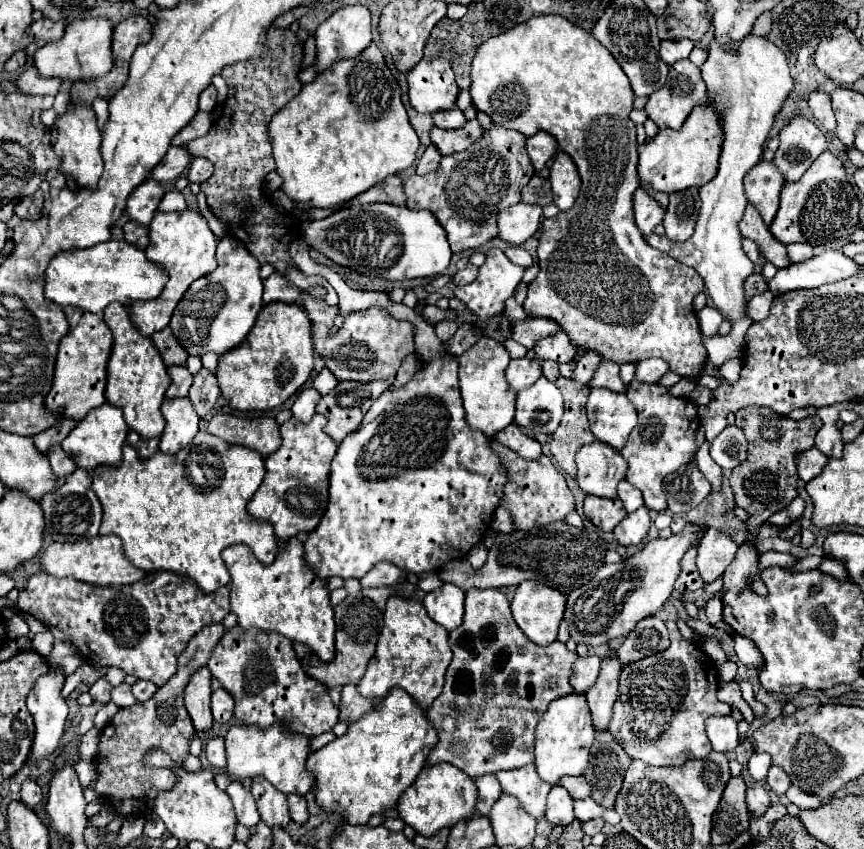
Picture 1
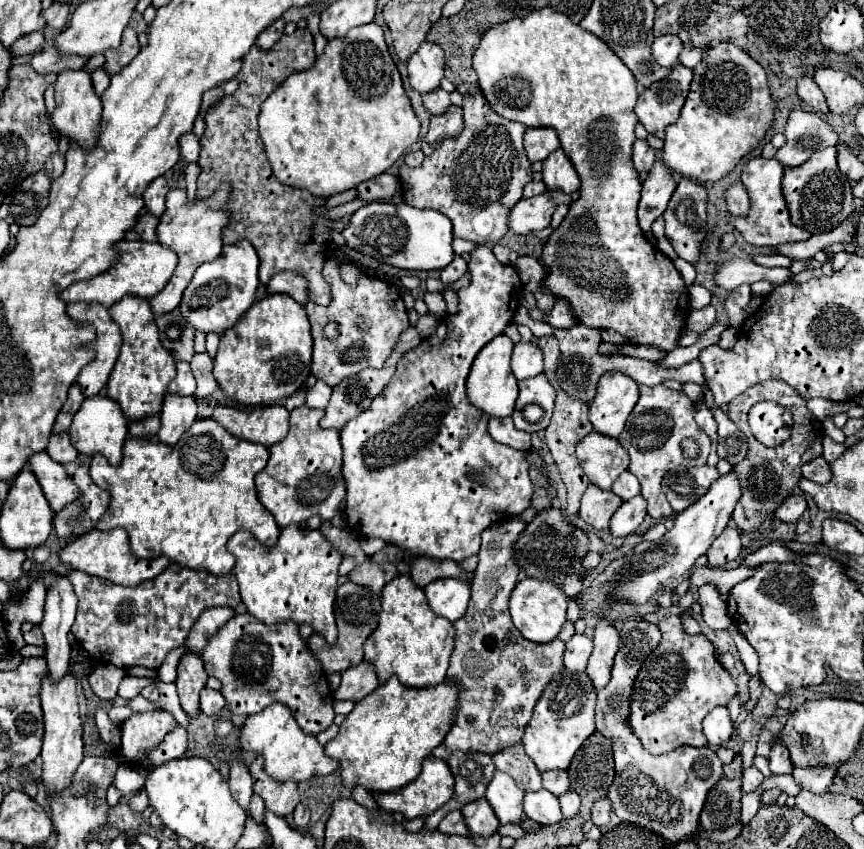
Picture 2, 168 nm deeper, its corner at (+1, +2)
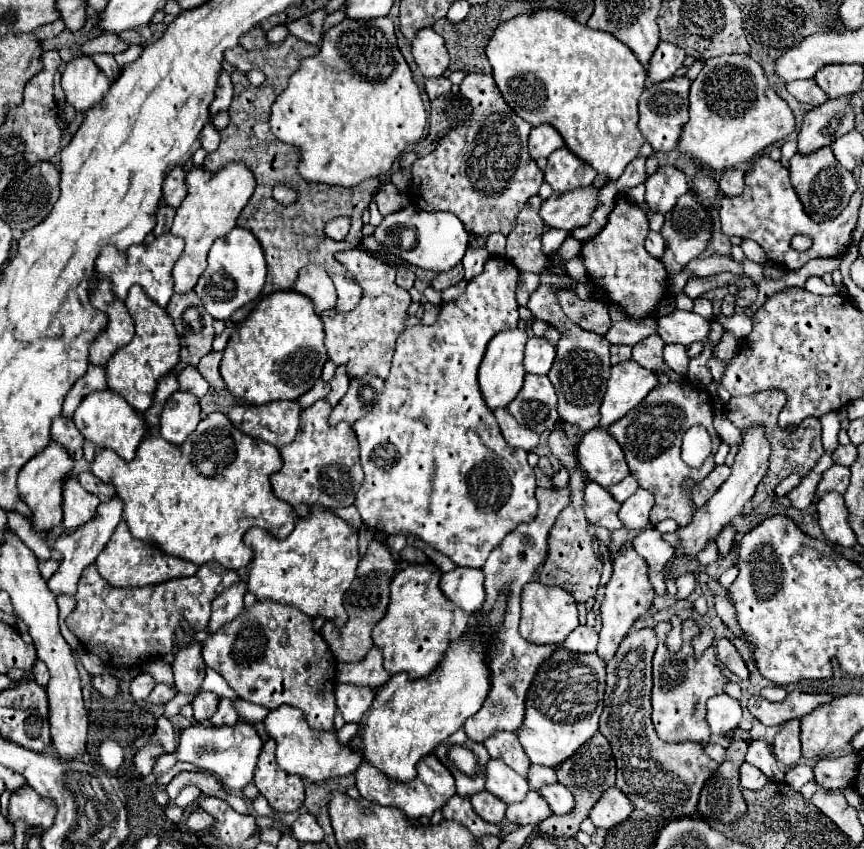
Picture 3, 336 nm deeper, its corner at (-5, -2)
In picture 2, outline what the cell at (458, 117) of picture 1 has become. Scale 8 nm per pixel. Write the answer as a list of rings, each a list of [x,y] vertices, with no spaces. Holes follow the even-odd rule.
[[[437,89],[429,95],[423,97],[423,105],[427,107],[427,111],[431,111],[433,115],[443,115],[449,111],[451,107],[451,101],[449,101],[449,93],[443,91],[443,89]]]

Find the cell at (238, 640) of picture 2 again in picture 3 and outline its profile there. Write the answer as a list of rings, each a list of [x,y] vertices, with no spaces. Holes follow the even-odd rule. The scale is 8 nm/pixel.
[[[271,599],[257,601],[253,607],[243,609],[239,617],[225,623],[205,639],[203,659],[207,667],[215,669],[241,699],[269,709],[277,709],[281,705],[293,705],[303,709],[311,727],[321,731],[333,729],[333,715],[337,711],[335,695],[333,695],[335,657],[329,651],[329,645],[321,637],[321,633],[313,629],[313,619],[309,615],[303,615],[303,611],[275,603]]]

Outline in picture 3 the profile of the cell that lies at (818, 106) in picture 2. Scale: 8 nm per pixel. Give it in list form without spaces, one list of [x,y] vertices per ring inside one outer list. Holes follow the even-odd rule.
[[[805,79],[805,81],[791,81],[787,83],[787,91],[801,103],[809,105],[821,105],[827,101],[827,95],[823,95],[823,89],[817,87],[815,79]]]

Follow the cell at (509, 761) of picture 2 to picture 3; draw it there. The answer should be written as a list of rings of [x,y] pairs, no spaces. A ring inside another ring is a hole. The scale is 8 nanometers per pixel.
[[[497,731],[489,739],[485,739],[483,745],[485,745],[485,749],[489,751],[491,757],[499,757],[511,769],[519,771],[521,775],[527,775],[527,765],[531,765],[531,763],[527,759],[525,751],[519,747],[519,741],[515,739],[515,733]]]

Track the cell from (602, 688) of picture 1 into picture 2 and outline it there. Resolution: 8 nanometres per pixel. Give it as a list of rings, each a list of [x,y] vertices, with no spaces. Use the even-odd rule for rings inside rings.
[[[599,621],[595,627],[593,643],[595,643],[595,649],[589,657],[587,675],[593,681],[593,687],[597,691],[601,691],[611,679],[613,659],[615,659],[615,653],[619,649],[619,633],[611,623]]]

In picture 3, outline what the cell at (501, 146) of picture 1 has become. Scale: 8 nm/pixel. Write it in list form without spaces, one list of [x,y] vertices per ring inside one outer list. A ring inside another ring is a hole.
[[[469,73],[461,83],[461,93],[471,101],[473,107],[471,119],[463,127],[457,127],[447,135],[443,135],[429,155],[419,157],[413,163],[411,167],[413,179],[411,187],[407,189],[407,195],[411,203],[423,211],[455,213],[471,235],[479,237],[489,237],[491,233],[509,235],[519,211],[523,209],[529,197],[539,193],[539,187],[543,183],[543,171],[537,167],[537,163],[531,159],[527,151],[527,137],[531,125],[511,111],[511,107],[501,97],[501,91],[497,89],[497,83],[491,73]]]

